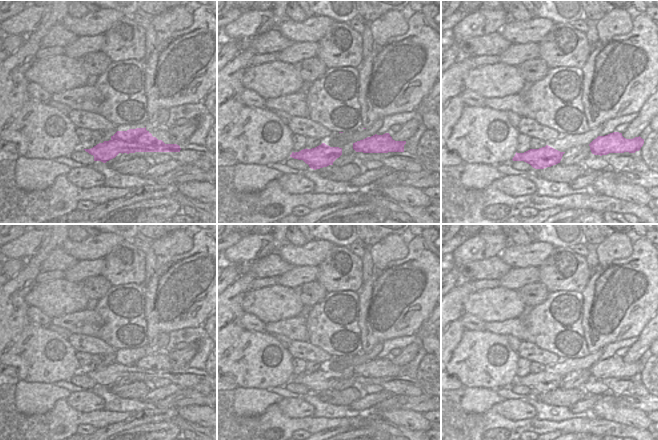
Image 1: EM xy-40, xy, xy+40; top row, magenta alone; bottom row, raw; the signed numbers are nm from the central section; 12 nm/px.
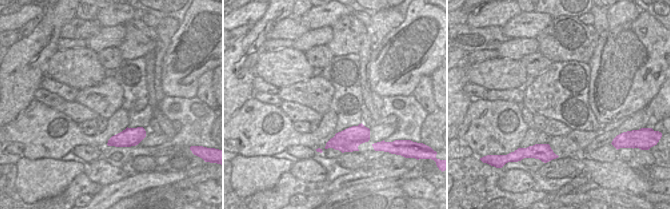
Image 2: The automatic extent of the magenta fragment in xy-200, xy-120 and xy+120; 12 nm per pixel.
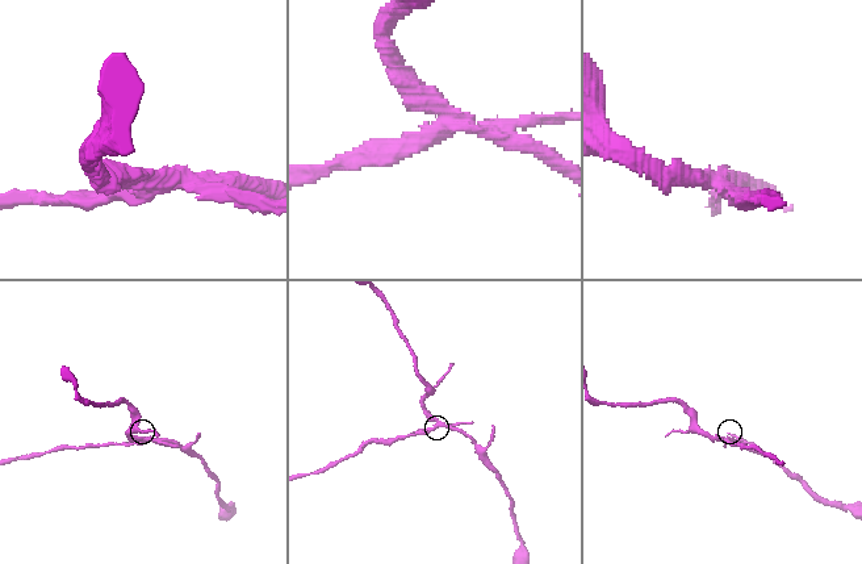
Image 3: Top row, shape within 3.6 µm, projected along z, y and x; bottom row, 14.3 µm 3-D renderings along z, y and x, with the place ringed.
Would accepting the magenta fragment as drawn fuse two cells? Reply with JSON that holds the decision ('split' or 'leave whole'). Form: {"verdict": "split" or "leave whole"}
{"verdict": "split"}

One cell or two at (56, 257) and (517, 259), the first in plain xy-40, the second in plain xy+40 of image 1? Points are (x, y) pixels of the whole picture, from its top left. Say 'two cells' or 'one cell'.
two cells

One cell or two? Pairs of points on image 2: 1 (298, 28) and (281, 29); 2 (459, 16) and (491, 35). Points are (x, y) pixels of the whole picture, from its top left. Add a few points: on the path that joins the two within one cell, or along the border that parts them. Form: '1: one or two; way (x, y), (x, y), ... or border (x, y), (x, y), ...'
1: one; way (294, 28), (285, 29)
2: two; border (463, 22), (457, 24)

